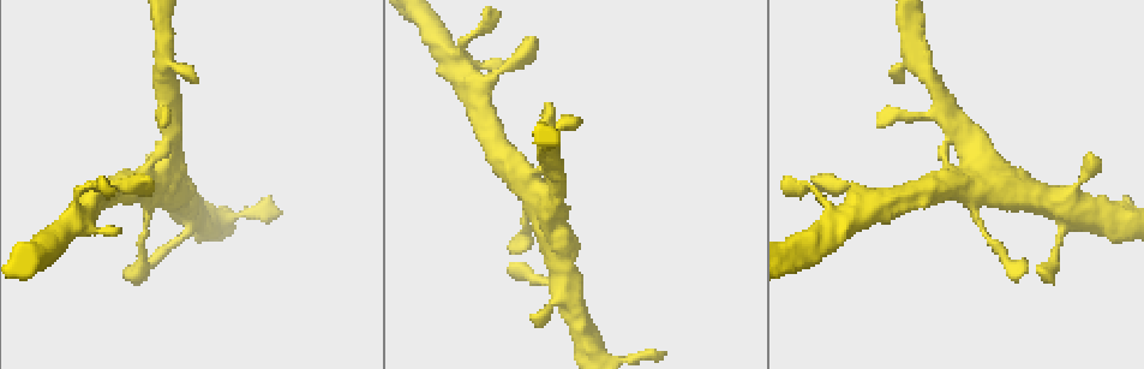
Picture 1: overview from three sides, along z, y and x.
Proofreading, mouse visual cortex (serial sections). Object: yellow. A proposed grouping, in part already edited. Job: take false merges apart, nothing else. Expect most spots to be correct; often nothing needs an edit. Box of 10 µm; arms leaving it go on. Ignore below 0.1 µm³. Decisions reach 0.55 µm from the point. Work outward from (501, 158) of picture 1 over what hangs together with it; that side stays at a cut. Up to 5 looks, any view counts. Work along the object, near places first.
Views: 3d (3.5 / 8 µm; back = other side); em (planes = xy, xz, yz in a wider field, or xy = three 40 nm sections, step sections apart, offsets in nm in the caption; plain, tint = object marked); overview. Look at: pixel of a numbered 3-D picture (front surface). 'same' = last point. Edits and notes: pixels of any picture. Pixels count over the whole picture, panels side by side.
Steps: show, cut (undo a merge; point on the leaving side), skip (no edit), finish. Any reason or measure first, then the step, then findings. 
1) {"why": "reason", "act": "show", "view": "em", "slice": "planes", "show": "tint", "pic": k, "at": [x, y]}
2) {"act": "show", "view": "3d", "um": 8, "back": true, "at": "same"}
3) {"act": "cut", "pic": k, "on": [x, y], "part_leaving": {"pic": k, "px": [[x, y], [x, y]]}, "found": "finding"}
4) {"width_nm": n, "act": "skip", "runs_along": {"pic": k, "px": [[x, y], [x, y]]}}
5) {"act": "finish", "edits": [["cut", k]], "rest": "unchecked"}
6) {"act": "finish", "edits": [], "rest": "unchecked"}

{"act": "show", "view": "em", "slice": "xy", "step": 1, "show": "tint", "pic": 1, "at": [146, 204]}

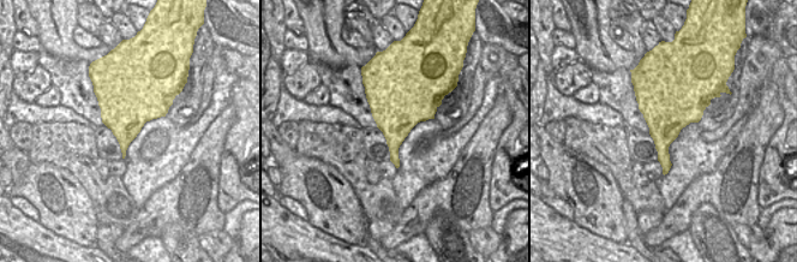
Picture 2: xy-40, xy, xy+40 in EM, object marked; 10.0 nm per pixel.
{"act": "show", "view": "3d", "um": 3.5, "at": "same"}

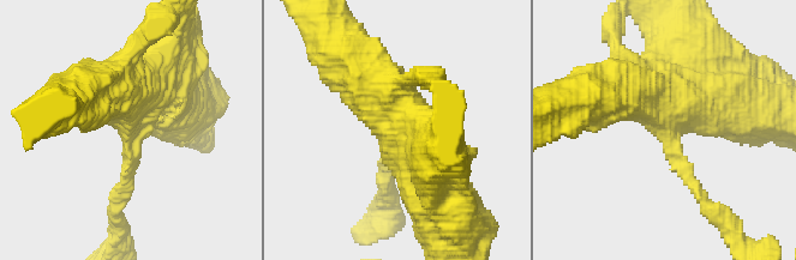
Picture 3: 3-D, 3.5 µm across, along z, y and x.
{"act": "skip", "runs_along": {"pic": 3, "px": [[370, 85], [414, 138], [448, 217]]}, "found": "all the same cell"}

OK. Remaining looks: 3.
{"act": "show", "view": "3d", "um": 8, "pic": 1, "at": [1065, 219]}

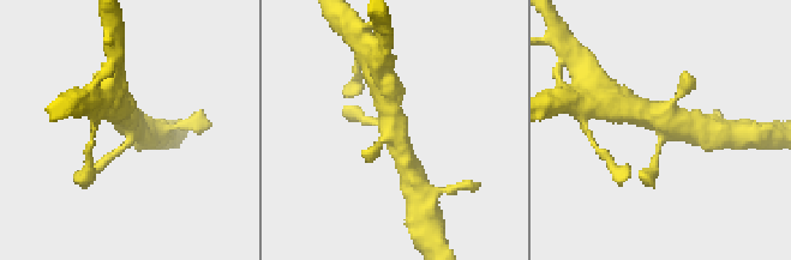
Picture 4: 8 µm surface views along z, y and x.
{"act": "show", "view": "em", "slice": "xy", "step": 2, "show": "tint", "at": "same"}

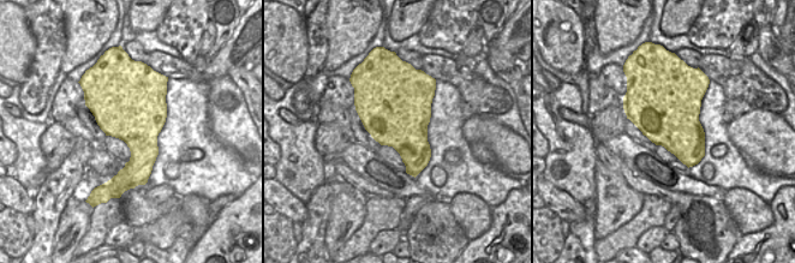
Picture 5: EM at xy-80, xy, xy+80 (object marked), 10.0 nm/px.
{"width_nm": 700, "act": "skip", "runs_along": {"pic": 4, "px": [[388, 108], [407, 167]]}, "found": "all the same cell"}

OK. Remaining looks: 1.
{"act": "finish", "edits": [], "rest": "unchecked"}

